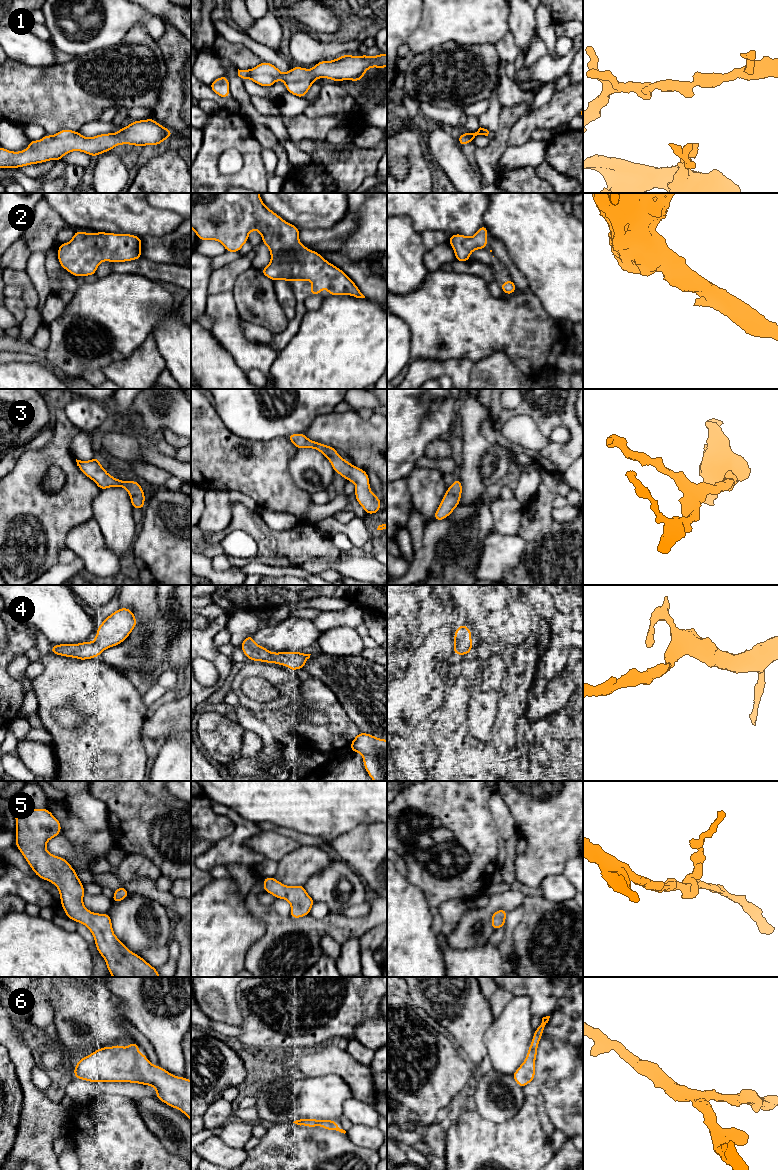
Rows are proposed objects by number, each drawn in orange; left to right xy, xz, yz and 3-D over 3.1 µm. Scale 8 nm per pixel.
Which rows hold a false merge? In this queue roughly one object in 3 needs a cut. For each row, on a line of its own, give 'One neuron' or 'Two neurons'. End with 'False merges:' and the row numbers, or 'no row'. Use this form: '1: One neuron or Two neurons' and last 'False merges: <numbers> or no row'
1: One neuron
2: One neuron
3: One neuron
4: One neuron
5: One neuron
6: One neuron
False merges: no row

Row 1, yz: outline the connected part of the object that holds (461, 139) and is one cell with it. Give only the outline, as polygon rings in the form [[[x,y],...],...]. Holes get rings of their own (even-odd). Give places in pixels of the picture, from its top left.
[[[479,128],[476,132],[474,133],[463,133],[459,136],[458,138],[458,142],[460,144],[460,146],[466,145],[470,142],[473,142],[473,139],[477,136],[477,135],[485,135],[488,136],[489,131],[487,129],[484,128]]]

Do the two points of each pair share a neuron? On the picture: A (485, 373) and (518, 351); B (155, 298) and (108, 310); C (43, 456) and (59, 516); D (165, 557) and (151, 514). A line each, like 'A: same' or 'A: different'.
A: different
B: same
C: same
D: same

